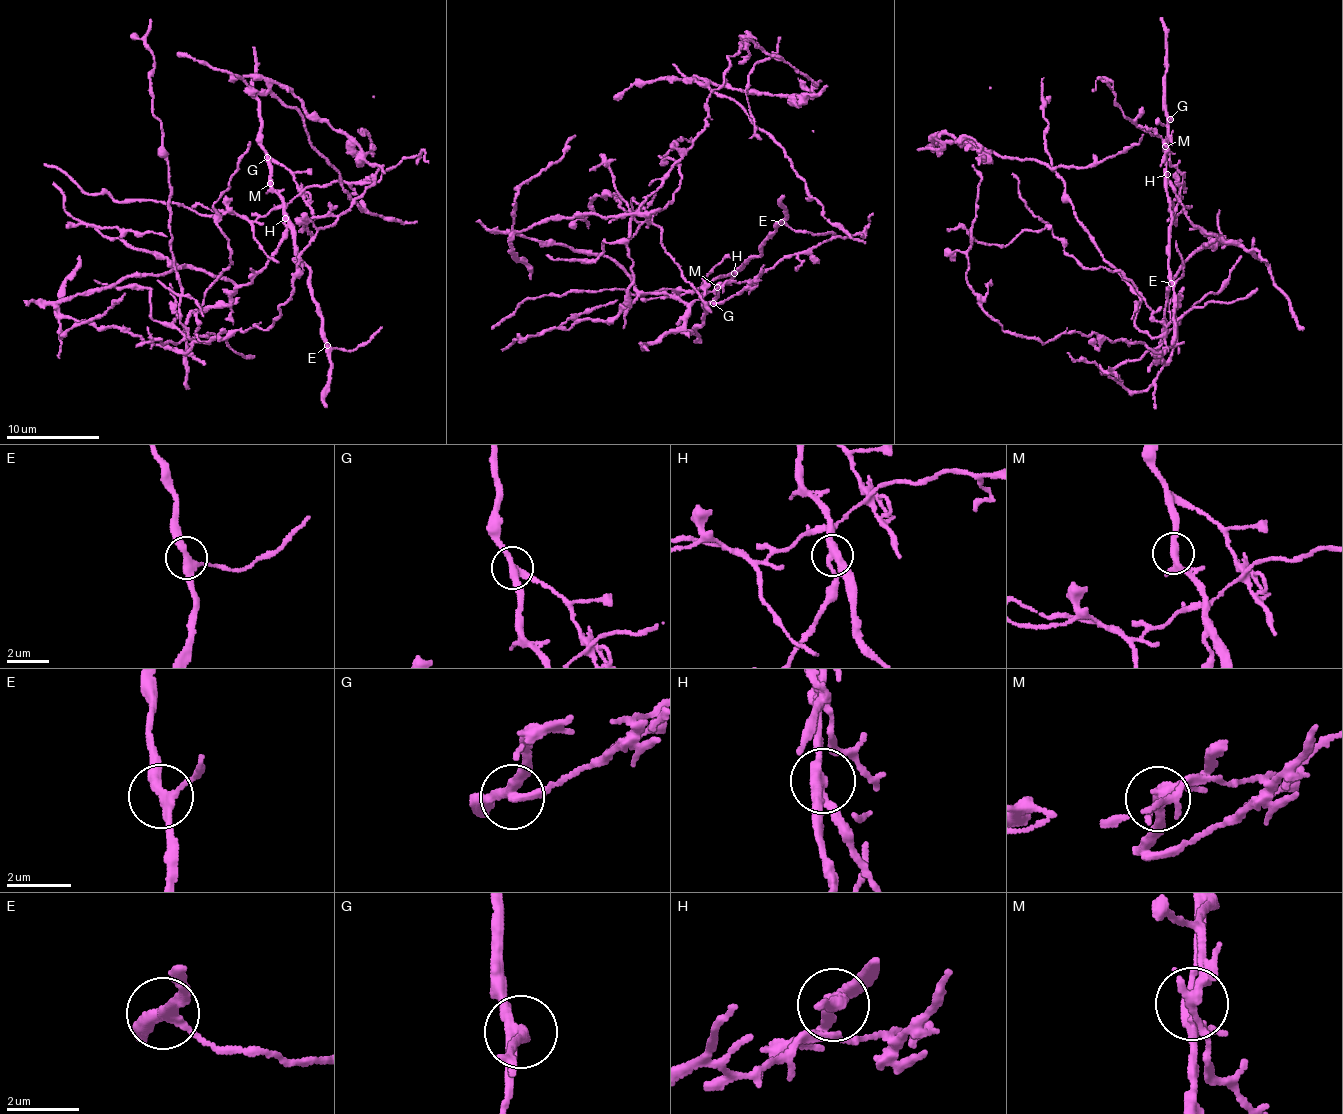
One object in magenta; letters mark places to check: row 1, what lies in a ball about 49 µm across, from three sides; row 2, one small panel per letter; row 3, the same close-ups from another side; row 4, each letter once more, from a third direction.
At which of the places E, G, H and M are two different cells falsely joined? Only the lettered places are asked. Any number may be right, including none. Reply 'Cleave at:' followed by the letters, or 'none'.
Cleave at: G, H

